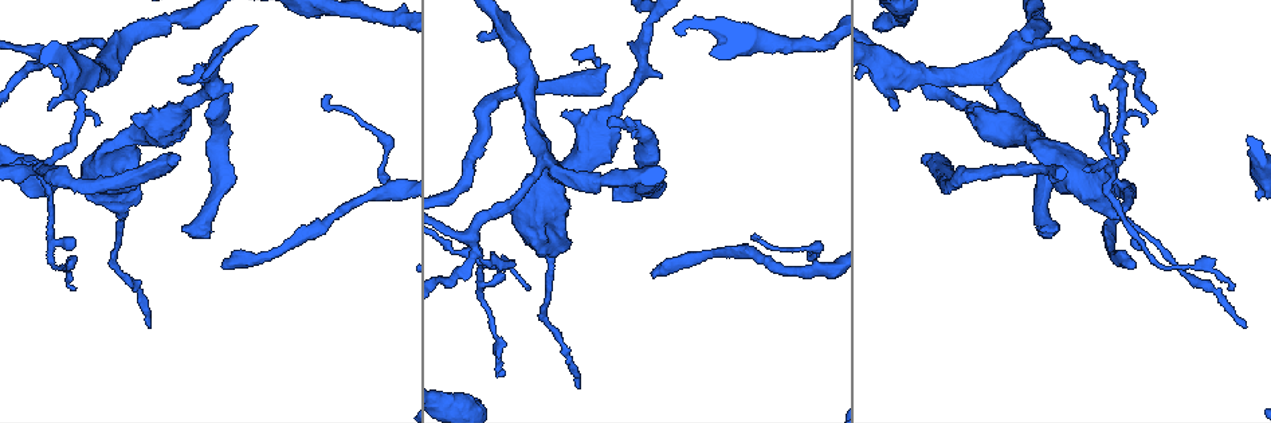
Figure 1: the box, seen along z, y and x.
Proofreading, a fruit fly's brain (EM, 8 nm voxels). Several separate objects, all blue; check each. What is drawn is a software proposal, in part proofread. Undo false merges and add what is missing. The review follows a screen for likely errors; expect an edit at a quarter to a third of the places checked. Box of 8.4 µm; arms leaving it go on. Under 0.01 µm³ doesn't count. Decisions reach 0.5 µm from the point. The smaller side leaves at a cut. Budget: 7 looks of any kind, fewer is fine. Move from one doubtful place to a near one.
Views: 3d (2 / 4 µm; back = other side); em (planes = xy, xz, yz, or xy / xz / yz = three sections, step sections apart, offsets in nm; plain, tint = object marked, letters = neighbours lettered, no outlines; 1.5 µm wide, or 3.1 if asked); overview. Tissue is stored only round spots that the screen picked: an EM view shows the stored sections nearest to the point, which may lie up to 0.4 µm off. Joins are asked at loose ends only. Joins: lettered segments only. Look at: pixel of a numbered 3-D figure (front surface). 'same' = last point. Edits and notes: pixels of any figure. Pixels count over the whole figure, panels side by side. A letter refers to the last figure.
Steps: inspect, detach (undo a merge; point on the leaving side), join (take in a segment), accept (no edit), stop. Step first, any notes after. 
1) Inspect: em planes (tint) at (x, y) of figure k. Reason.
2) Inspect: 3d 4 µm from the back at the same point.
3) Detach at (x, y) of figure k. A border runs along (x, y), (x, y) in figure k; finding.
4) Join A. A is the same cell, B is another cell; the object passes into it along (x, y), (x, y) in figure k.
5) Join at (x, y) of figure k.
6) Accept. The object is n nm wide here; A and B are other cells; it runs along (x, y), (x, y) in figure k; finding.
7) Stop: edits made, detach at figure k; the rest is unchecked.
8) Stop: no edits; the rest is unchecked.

Inspect: em xy step 8 (tint) at (1133, 245) of figure 1.

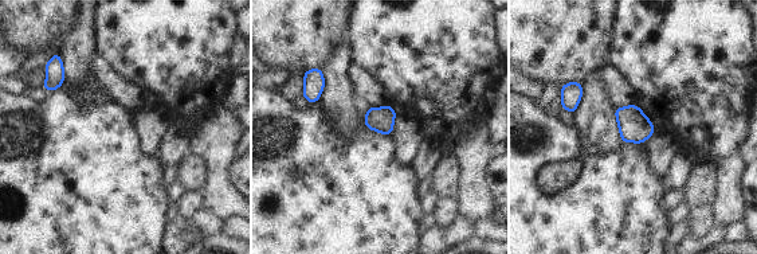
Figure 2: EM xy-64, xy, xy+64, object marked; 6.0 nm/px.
Inspect: em planes (letters) at the same point.

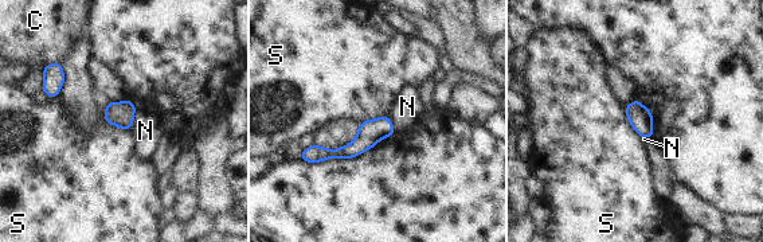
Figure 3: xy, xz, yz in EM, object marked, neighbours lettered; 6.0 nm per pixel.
Accept. C, N and S are other cells; a border runs along (105, 102), (104, 118), (129, 131) in figure 3; none of them fits.

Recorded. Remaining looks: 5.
Inspect: 3d 2 µm at (1110, 165) of figure 1. Arms part here.

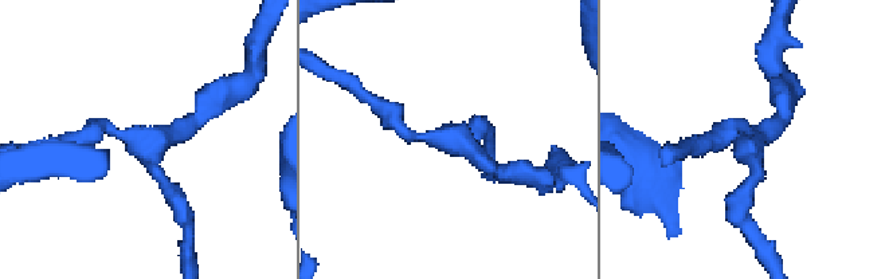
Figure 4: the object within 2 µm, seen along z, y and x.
Inspect: em planes (letters) at (153, 144) of figure 4. 3 arms meet here; shape alone is not enough.

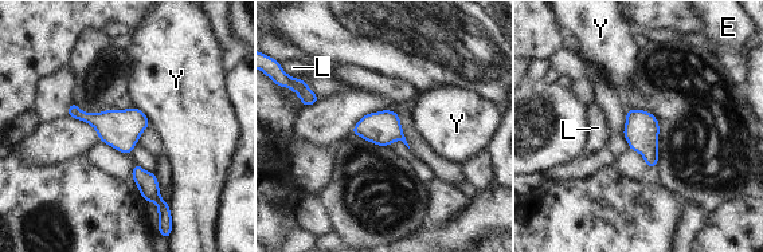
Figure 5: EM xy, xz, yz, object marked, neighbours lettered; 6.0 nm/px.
Accept. E, L and Y are other cells; one cell here.

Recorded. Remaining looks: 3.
Inspect: em xy step 4 (plain) at (1111, 61) of figure 1. Four arms meet.

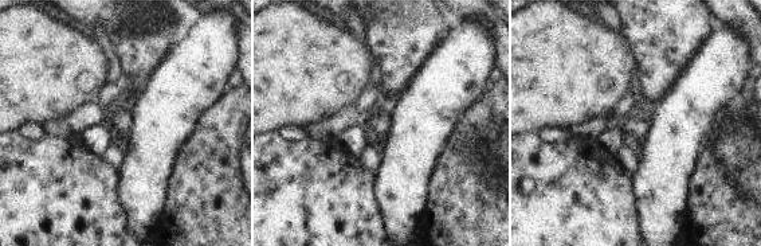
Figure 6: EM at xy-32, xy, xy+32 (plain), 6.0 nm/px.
Inspect: em xy step 4 (tint) at the same point. With the object marked.

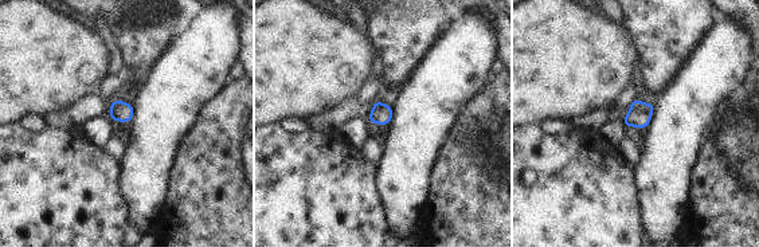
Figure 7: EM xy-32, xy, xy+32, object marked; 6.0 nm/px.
Inspect: em xy step 4 (letters) at the same point. What lies round it.

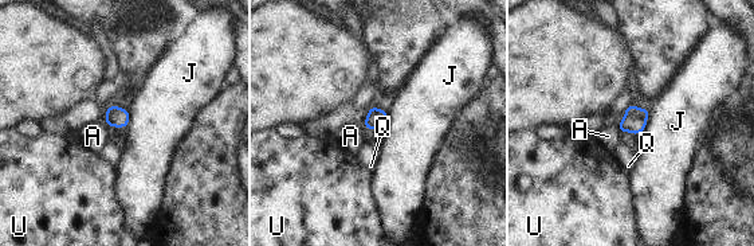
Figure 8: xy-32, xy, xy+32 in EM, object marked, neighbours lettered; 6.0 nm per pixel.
Detach at (632, 110) of figure 8. The longest contact is with J, 160 nm; A, J, Q and U are other cells; a border runs along (625, 113), (641, 117), (645, 121) in figure 8; two cells meet here.

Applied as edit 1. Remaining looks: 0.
Stop: edits made, detach at figure 8; the rest is unchecked.

